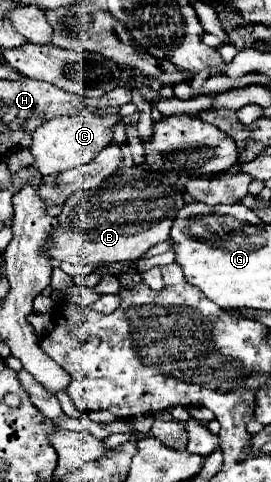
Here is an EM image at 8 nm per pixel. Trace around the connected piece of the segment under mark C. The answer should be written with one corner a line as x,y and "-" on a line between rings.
83,108
73,116
59,116
45,122
41,128
33,132
33,144
29,148
33,154
33,166
39,170
41,176
53,176
63,170
93,162
93,158
105,146
109,146
109,124
115,124
121,120
117,110
119,108
107,108
109,114
103,118
103,116
97,116
95,110

